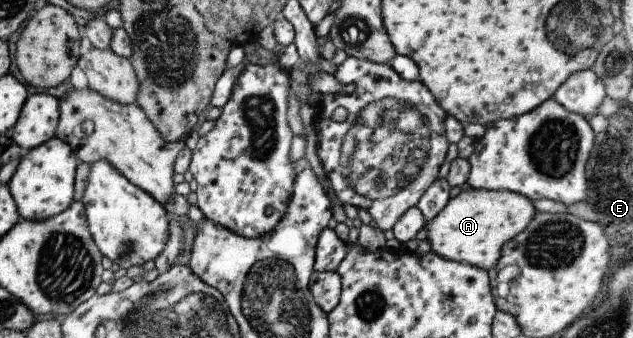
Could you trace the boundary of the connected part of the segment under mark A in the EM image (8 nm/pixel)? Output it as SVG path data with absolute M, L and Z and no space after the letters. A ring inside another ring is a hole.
M469 188L449 198L441 211L426 222L425 240L439 257L487 271L499 259L502 245L522 232L535 213L531 201L518 193Z

